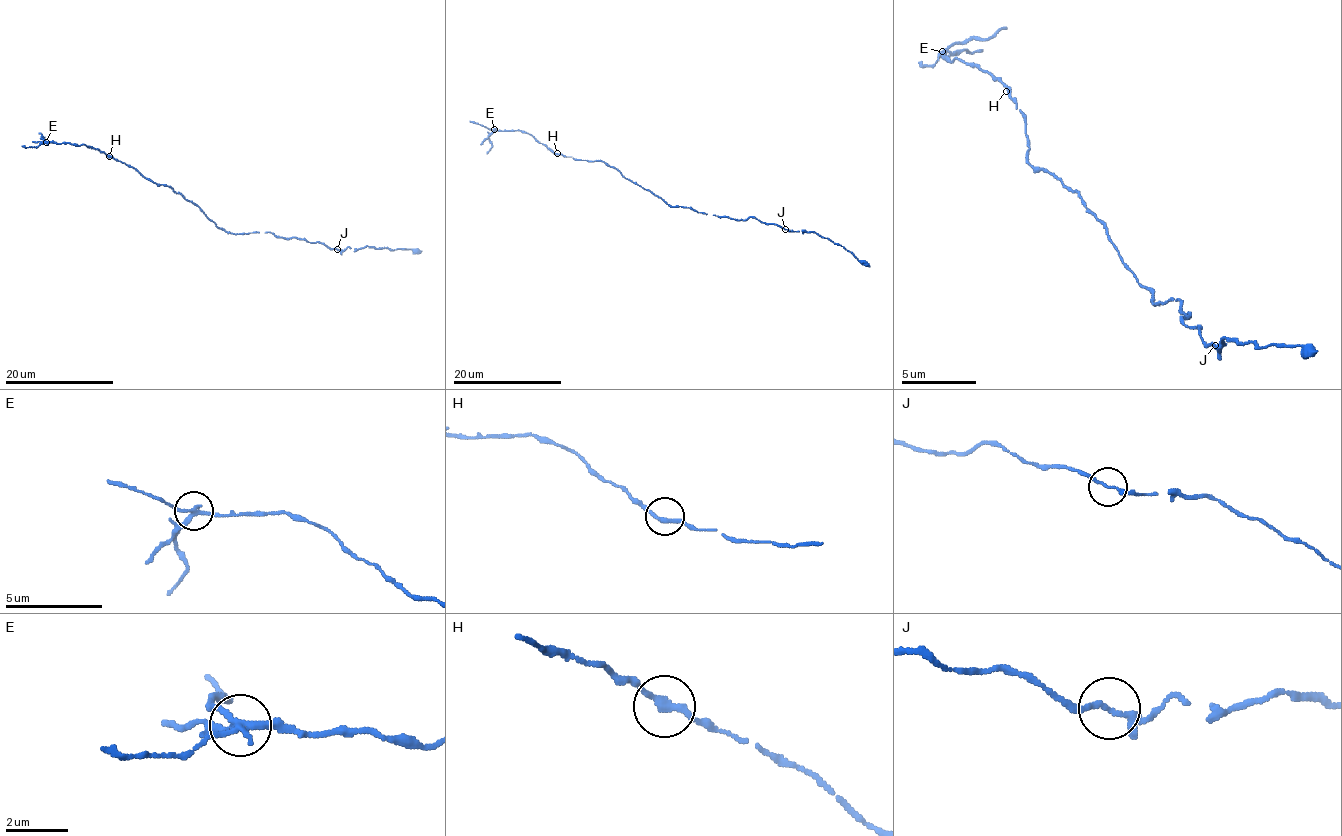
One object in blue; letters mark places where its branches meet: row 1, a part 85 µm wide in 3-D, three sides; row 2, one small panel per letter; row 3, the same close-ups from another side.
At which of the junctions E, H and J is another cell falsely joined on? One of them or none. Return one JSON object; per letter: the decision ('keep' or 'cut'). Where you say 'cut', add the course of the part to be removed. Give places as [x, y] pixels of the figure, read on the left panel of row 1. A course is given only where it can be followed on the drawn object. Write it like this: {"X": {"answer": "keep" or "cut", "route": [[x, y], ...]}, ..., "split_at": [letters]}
{"E": {"answer": "cut"}, "H": {"answer": "keep"}, "J": {"answer": "keep"}, "split_at": ["E"]}

